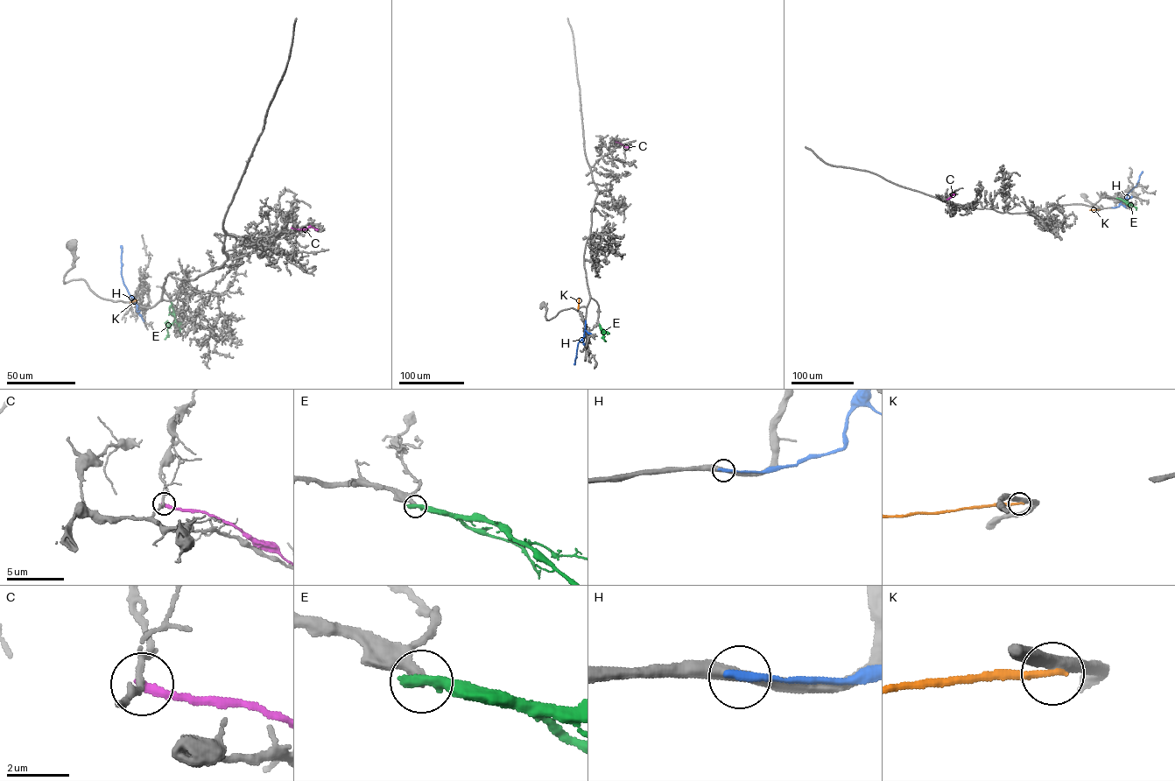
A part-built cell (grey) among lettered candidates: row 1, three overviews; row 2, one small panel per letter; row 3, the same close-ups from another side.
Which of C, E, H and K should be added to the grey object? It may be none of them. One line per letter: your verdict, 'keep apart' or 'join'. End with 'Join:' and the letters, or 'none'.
C: keep apart
E: keep apart
H: keep apart
K: keep apart
Join: none

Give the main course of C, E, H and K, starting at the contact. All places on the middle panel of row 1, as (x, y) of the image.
C: (615, 142), (629, 146)
E: (599, 324), (605, 332), (604, 341)
H: (586, 320), (574, 364)
K: (578, 308), (579, 298)

